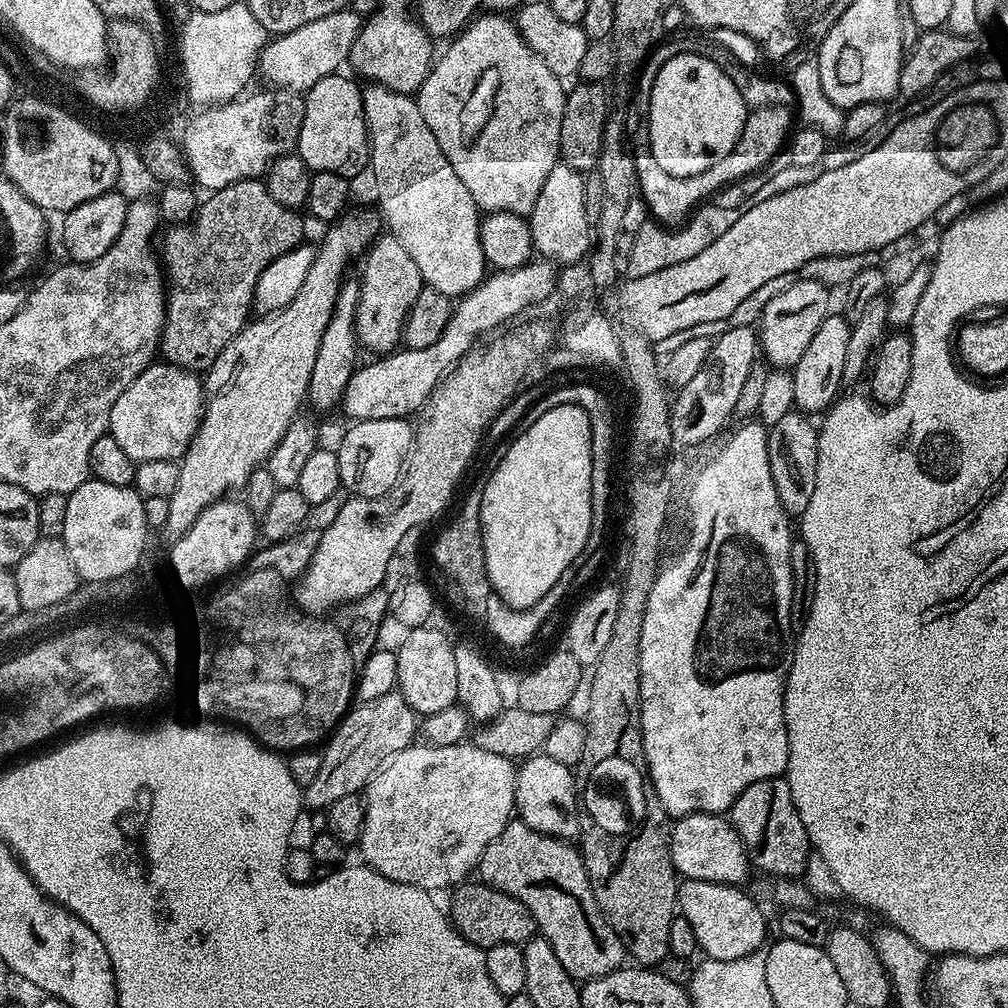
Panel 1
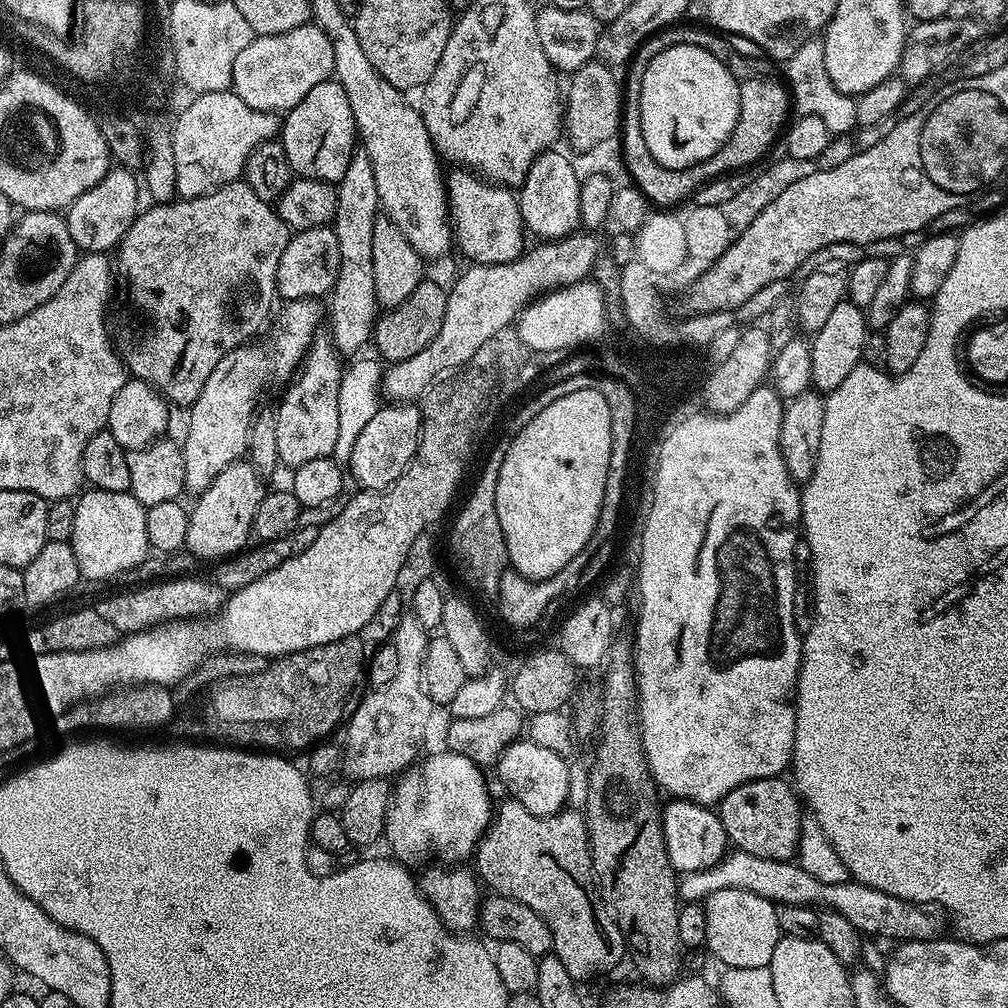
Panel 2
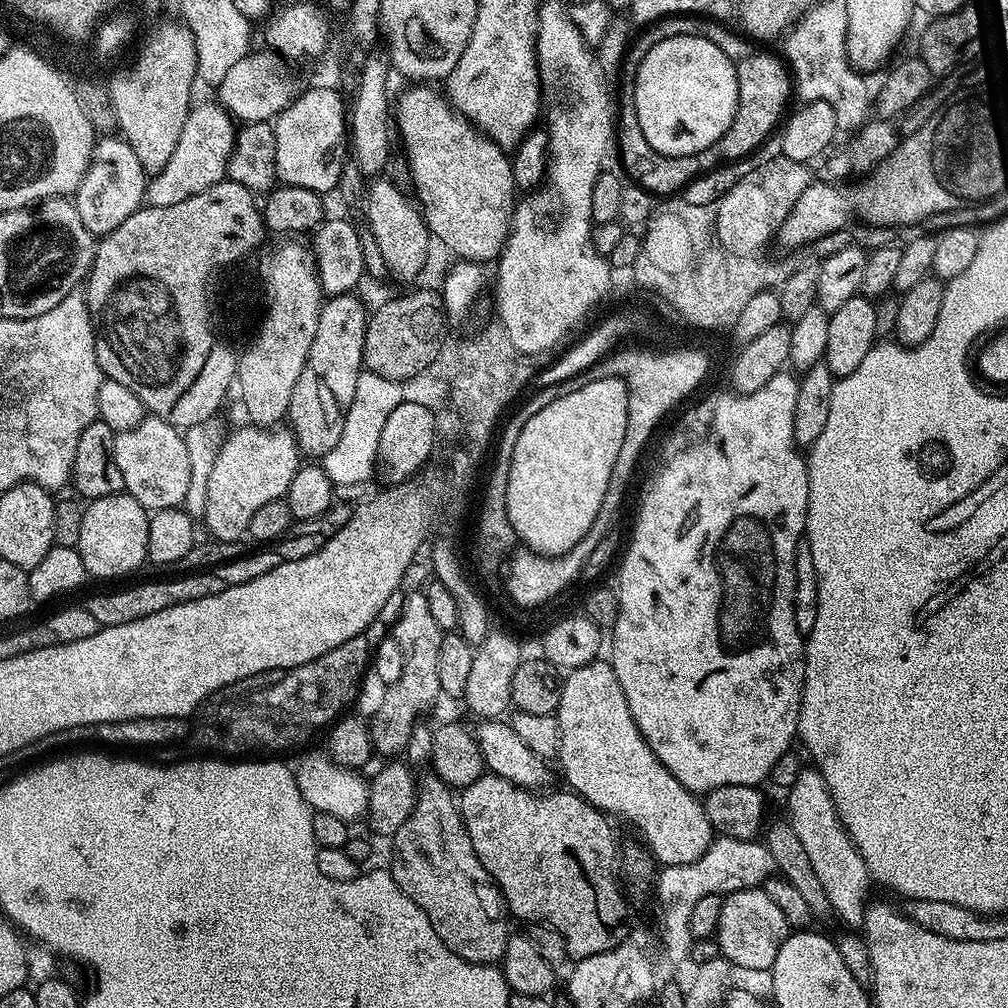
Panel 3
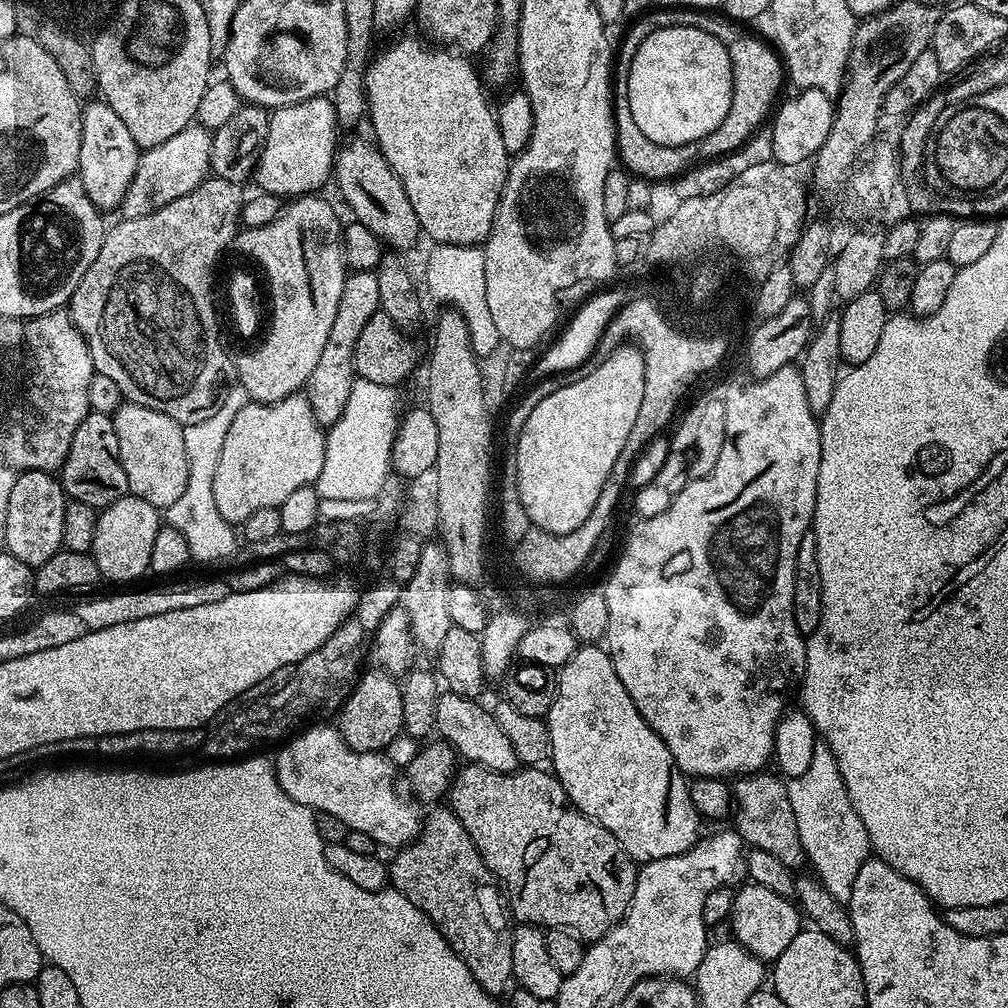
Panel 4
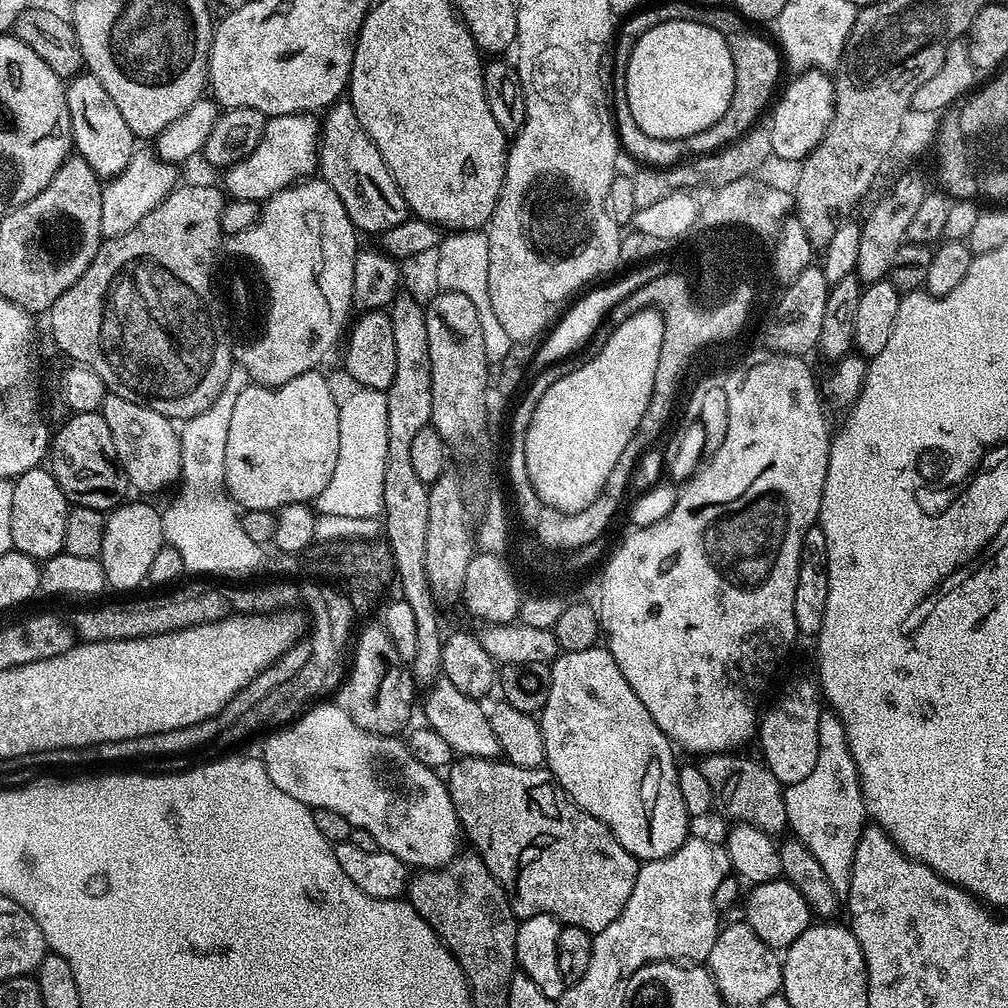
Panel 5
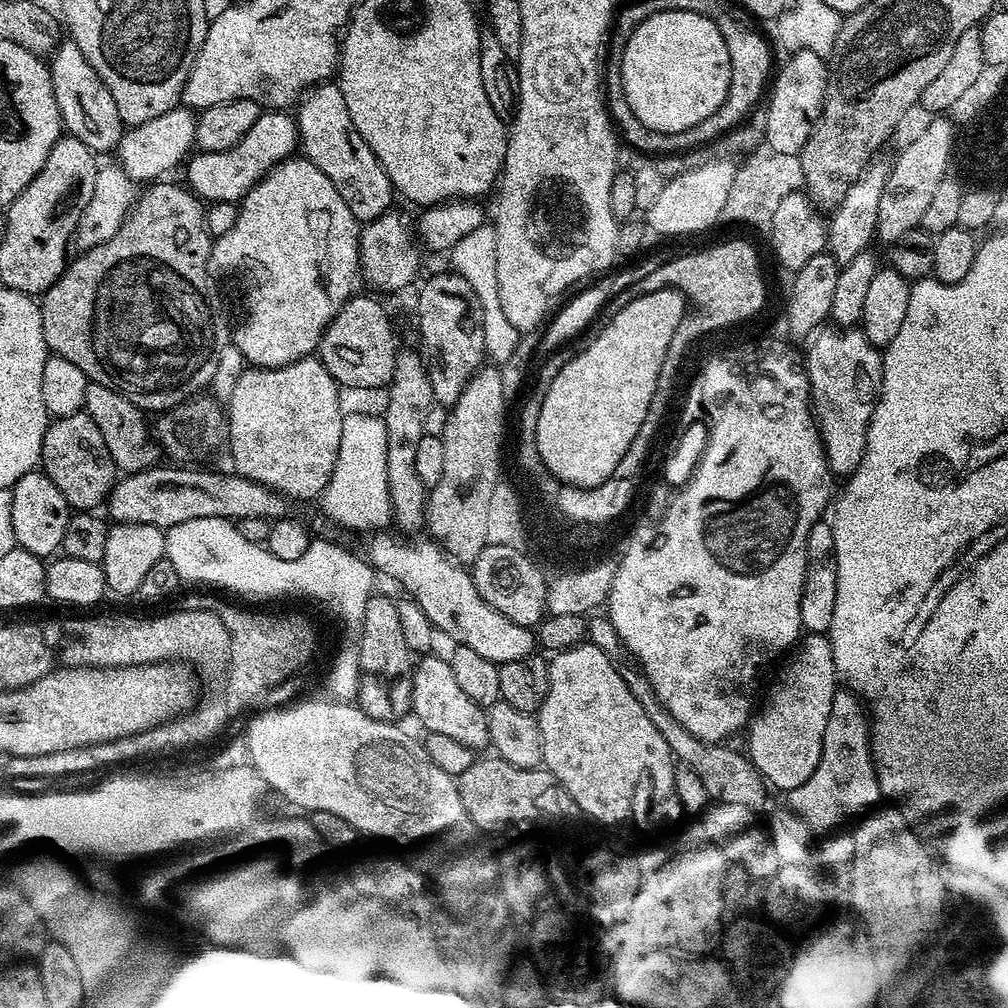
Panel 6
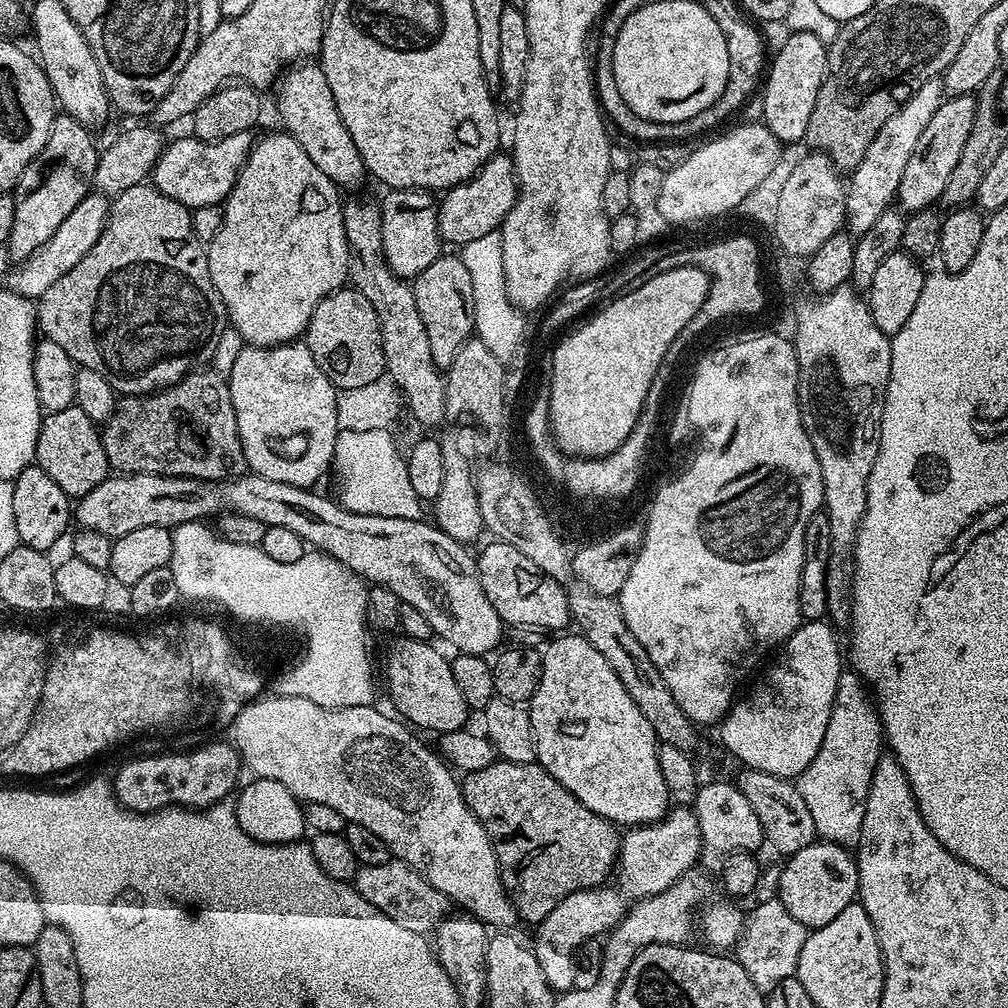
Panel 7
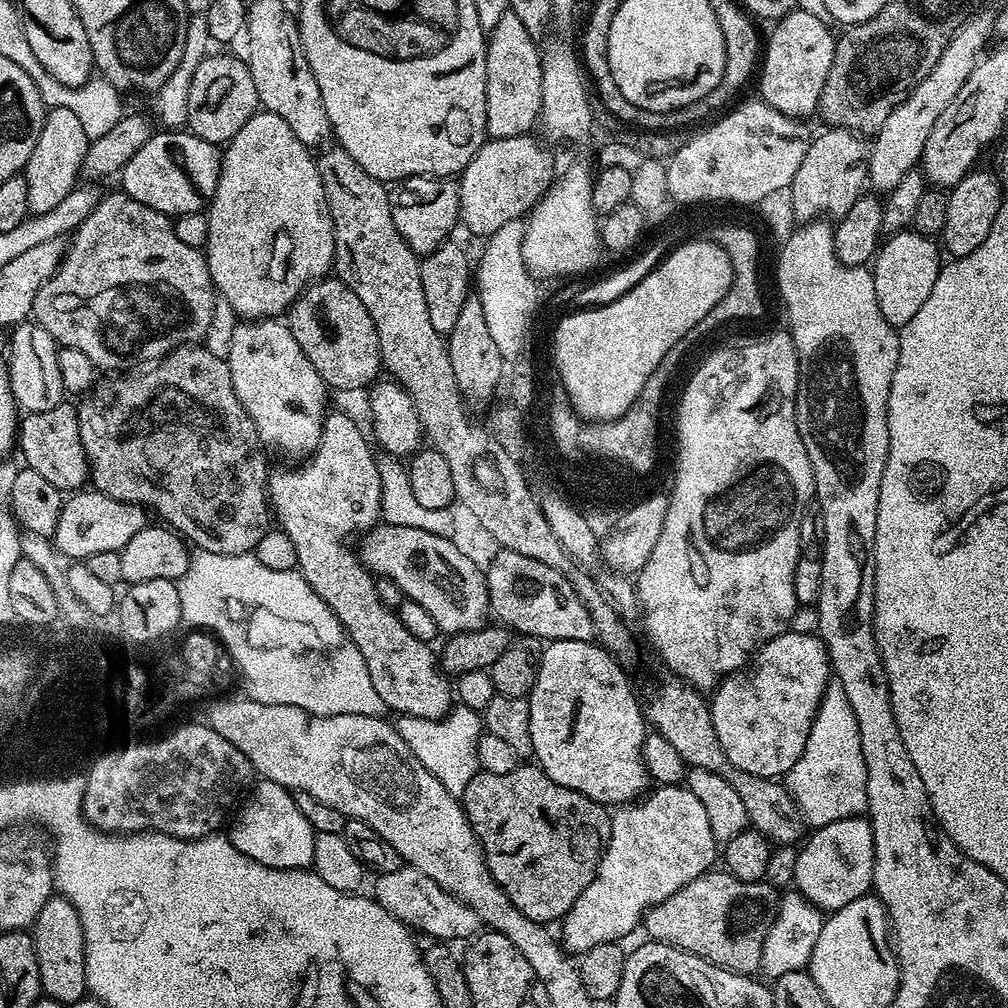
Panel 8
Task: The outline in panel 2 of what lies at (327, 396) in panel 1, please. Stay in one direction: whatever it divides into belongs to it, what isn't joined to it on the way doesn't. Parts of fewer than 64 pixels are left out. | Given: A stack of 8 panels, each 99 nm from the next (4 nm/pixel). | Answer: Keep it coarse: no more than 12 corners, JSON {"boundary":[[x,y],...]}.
{"boundary":[[352,153],[336,184],[342,262],[326,300],[341,357],[372,339],[374,167]]}

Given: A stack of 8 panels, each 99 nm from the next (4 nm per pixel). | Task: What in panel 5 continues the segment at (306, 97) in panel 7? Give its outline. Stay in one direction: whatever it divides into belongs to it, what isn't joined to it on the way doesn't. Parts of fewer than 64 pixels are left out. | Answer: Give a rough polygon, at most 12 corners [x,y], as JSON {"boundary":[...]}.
{"boundary":[[351,100],[329,104],[318,172],[361,233],[409,219]]}

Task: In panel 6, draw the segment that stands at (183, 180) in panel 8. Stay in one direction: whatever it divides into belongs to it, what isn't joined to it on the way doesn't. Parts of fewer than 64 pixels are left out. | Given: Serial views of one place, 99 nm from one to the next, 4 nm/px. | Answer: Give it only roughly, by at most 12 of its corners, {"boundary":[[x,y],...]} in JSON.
{"boundary":[[261,111],[238,146],[197,151],[187,187],[239,202],[297,151],[287,111]]}

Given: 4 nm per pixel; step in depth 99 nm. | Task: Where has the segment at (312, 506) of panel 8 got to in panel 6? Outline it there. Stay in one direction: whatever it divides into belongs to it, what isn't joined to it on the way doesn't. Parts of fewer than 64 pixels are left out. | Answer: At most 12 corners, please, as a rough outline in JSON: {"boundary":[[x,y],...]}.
{"boundary":[[443,655],[412,674],[411,715],[425,733],[487,749],[485,709]]}

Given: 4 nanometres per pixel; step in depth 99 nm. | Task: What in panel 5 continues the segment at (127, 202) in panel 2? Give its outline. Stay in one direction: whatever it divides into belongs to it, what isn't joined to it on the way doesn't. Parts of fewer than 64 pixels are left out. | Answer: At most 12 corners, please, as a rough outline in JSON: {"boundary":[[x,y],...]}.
{"boundary":[[91,74],[67,81],[75,155],[111,178],[134,137]]}

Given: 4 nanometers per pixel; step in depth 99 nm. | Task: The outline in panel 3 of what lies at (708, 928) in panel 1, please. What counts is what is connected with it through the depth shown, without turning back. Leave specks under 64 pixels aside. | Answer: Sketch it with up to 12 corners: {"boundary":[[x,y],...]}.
{"boundary":[[763,887],[724,897],[714,944],[767,973],[789,935]]}

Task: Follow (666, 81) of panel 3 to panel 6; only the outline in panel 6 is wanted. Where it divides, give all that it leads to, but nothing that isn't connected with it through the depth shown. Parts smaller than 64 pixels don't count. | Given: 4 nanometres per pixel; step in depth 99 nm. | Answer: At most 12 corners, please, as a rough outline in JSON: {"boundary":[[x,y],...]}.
{"boundary":[[656,12],[620,80],[642,126],[686,130],[722,106],[727,42],[710,17]]}

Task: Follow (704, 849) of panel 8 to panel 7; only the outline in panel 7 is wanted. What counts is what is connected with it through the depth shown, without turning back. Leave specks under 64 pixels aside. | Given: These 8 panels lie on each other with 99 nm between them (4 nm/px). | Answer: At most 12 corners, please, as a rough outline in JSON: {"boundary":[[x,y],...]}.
{"boundary":[[688,806],[629,827],[616,885],[567,893],[535,925],[553,993],[576,953],[636,901],[693,871],[702,841]]}

